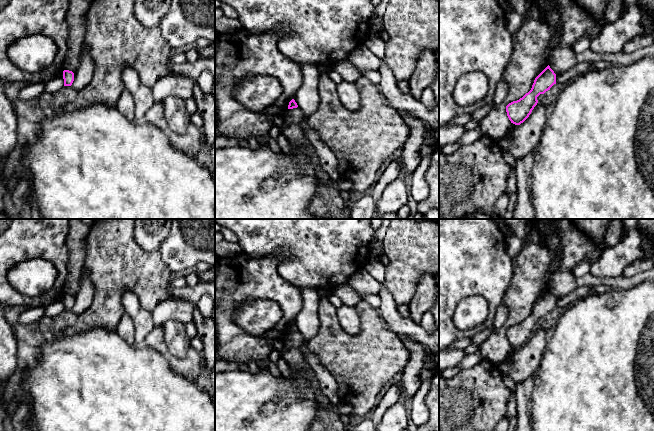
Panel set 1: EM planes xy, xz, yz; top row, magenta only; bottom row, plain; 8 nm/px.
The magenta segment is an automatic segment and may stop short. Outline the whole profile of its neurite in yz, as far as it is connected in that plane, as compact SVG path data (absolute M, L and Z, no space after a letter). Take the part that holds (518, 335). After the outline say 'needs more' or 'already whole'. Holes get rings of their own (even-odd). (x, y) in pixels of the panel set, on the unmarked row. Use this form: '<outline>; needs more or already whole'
M548 289L534 304L531 314L522 322L506 330L506 336L511 347L520 349L531 338L537 329L537 321L556 308L556 298Z; already whole

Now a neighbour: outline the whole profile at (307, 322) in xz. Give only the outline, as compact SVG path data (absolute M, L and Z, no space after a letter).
M305 288L301 291L303 298L303 307L296 315L294 324L298 332L307 342L312 339L319 331L320 321L318 318L318 308L321 294L313 288Z

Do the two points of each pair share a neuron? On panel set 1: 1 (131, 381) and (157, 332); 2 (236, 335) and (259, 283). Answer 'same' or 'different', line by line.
1: different
2: same

